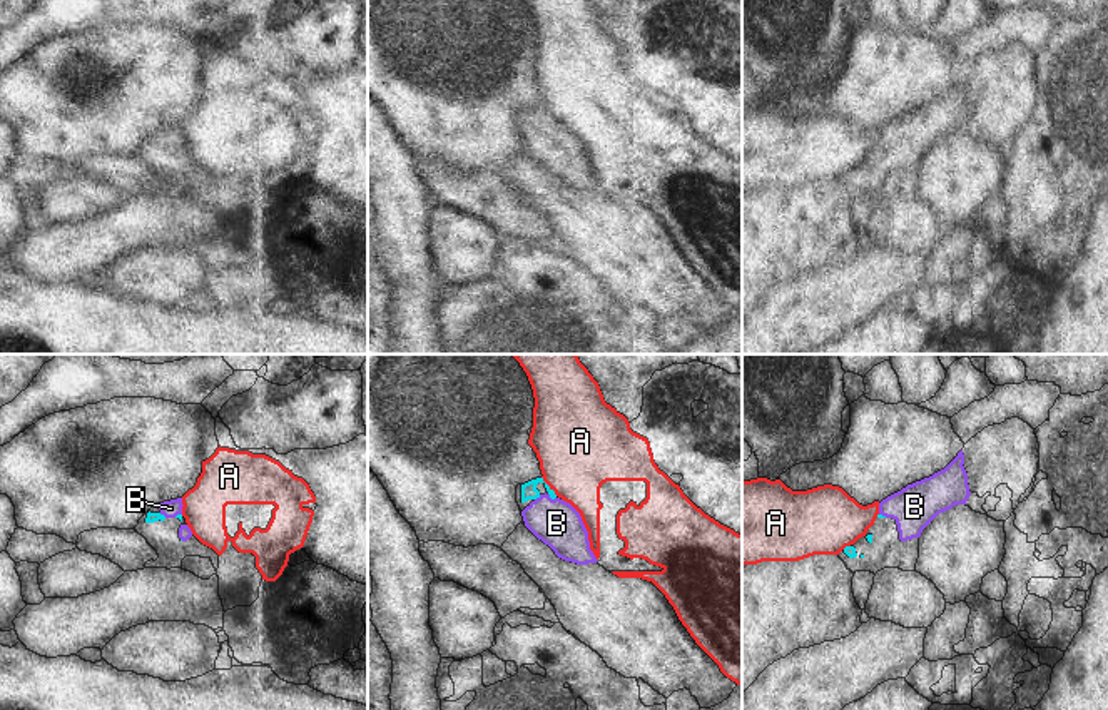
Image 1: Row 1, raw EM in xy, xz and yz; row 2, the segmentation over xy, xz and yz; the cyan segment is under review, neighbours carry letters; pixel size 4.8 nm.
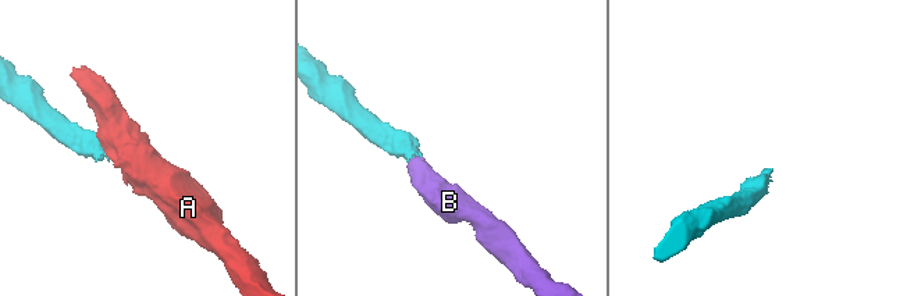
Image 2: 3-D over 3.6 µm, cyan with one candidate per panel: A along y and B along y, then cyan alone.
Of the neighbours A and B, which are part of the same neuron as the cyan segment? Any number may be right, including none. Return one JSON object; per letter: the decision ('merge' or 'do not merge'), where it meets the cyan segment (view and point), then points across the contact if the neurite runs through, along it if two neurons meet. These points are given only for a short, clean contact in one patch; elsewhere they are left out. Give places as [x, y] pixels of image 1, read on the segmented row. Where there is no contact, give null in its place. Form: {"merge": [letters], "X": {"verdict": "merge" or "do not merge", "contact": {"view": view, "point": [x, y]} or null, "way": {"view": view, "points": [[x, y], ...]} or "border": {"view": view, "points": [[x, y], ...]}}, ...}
{"merge": ["B"], "A": {"verdict": "do not merge", "contact": {"view": "xz", "point": [548, 486]}, "border": {"view": "xz", "points": [[542, 476], [557, 495]]}}, "B": {"verdict": "merge", "contact": {"view": "xz", "point": [552, 498]}, "way": {"view": "xz", "points": [[528, 490], [543, 481], [552, 498], [552, 518], [557, 523]]}}}

